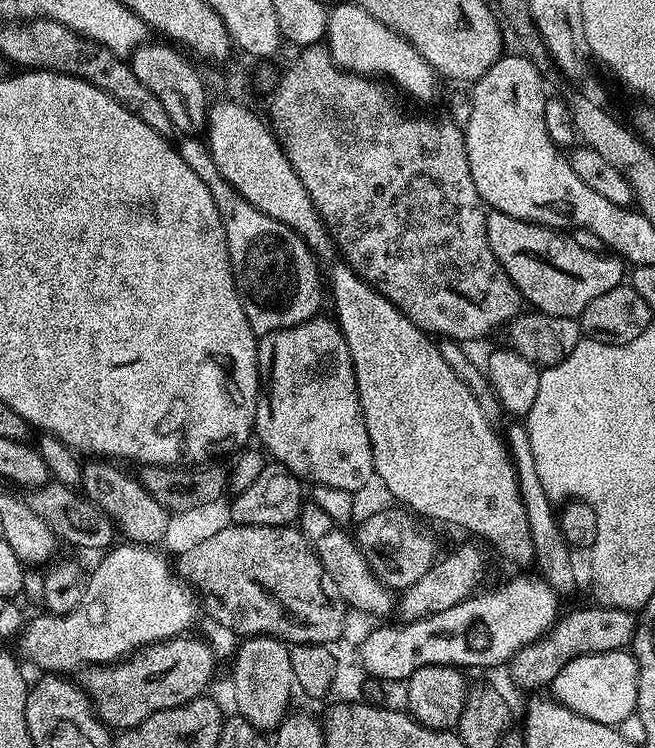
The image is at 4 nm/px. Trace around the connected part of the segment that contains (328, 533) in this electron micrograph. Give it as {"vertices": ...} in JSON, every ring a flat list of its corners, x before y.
{"vertices":[[315,502,305,503,298,515,298,527,300,533,316,551,316,556,324,568,325,577,330,581,331,587,332,584,336,587,337,594,350,607,357,608,360,612,369,612,372,616,384,616,387,612,393,611,393,593,368,569,368,563,362,558,355,539,349,533,348,536,344,533,347,531,334,526,330,514,326,514,322,506,318,506]]}

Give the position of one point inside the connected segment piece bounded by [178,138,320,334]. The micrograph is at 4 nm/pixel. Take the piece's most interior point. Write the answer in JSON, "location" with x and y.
{"location":[275,274]}

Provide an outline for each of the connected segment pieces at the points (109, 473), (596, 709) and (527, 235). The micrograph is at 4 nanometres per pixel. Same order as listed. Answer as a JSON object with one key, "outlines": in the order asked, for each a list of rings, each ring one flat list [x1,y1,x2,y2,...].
{"outlines":[[[88,462,83,465,84,484,92,491,91,499,109,518,115,531,125,541,143,546,159,545,166,534,170,517,168,509,154,502,152,495,135,480,133,475,127,476,122,469,115,466,120,467,112,462]],[[631,651,603,652,579,656,571,660,554,678,550,685,551,695,558,704,577,712,579,716,619,726,622,721,636,710,638,698,638,666]],[[489,211,486,234,494,258,498,258,502,270,506,270,510,282,519,290,521,301,528,303,529,300,537,313,579,317,580,312,586,310,586,306,590,306,594,298,598,298,598,294,606,294,606,290,614,290,625,283,626,264,619,256,590,254,590,250,582,250,582,246,574,242,571,234,565,234,555,228,545,228,543,224,532,224,528,220,516,220,513,216,501,212]]]}

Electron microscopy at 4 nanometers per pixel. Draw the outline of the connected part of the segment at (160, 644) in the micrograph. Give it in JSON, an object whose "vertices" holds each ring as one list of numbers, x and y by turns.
{"vertices":[[180,634,175,638,156,640,152,644,140,645,123,658,109,664,87,665,82,672,84,677,78,680,78,684,87,696,97,719,112,730,133,728,158,710,170,710,174,706,182,706,203,697,204,687,212,680,212,652,202,641,187,640,186,637,187,635]]}

